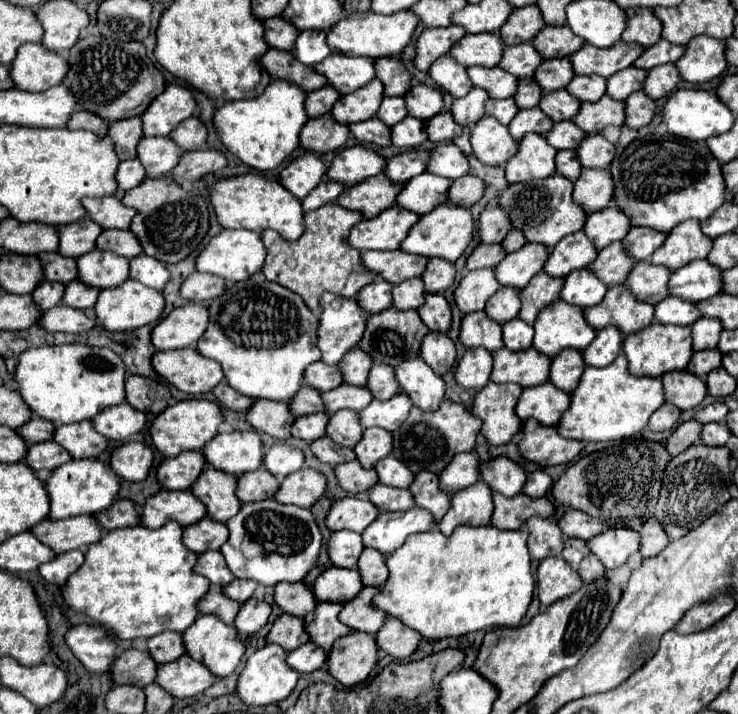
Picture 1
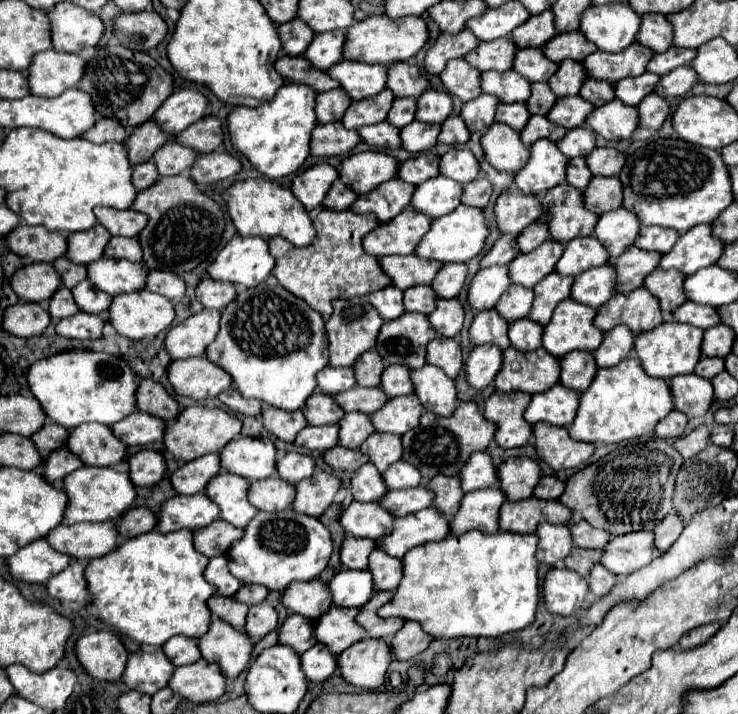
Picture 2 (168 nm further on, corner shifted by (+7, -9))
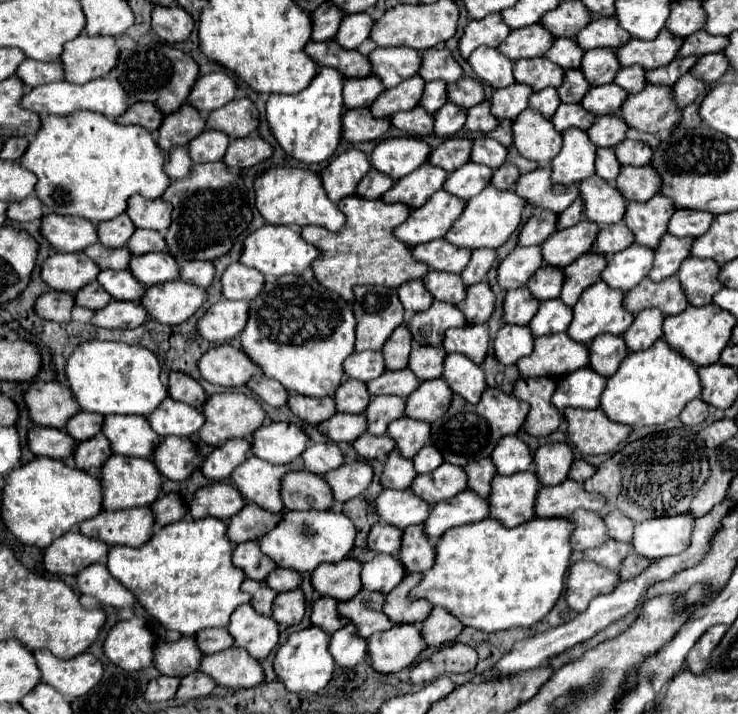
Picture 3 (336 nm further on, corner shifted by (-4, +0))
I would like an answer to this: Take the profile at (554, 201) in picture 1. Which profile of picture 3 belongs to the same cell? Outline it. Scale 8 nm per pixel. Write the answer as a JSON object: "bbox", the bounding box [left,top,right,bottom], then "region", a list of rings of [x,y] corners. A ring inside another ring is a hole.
{"bbox":[578,175,626,225],"region":[[[592,175],[580,181],[578,189],[580,199],[584,201],[584,219],[598,225],[622,221],[626,201],[620,197],[620,193],[616,193],[614,183],[608,183],[598,175]]]}

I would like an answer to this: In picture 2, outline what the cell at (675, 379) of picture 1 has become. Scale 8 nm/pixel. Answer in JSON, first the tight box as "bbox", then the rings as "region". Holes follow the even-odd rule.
{"bbox":[671,374,715,418],"region":[[[697,374],[675,376],[671,380],[671,392],[675,400],[675,410],[689,418],[701,418],[711,408],[715,394],[711,380],[699,378]]]}

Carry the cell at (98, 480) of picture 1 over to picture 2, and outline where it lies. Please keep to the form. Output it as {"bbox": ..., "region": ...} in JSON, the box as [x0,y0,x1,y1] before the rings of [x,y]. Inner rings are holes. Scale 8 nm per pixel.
{"bbox":[63,466,137,524],"region":[[[83,466],[71,472],[65,478],[65,492],[69,496],[69,506],[65,510],[63,524],[119,520],[121,514],[125,514],[125,510],[133,506],[137,496],[129,472],[117,472],[115,468],[95,468],[95,466]]]}

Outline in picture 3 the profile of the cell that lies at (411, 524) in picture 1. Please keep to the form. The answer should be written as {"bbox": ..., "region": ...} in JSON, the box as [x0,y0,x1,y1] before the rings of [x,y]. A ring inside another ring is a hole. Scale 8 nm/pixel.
{"bbox":[424,489,488,545],"region":[[[466,489],[448,501],[436,503],[430,509],[428,519],[424,521],[424,535],[434,545],[446,529],[476,523],[486,517],[488,517],[488,501],[476,497],[476,493]]]}

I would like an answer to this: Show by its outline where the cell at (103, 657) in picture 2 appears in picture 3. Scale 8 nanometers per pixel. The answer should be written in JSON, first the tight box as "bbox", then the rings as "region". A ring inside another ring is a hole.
{"bbox":[102,617,154,671],"region":[[[132,617],[110,629],[102,649],[110,663],[124,671],[138,671],[152,665],[152,645],[154,633],[148,629],[146,619]]]}

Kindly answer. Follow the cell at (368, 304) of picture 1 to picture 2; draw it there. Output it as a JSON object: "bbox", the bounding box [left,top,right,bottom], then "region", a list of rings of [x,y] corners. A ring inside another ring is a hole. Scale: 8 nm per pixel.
{"bbox":[369,286,405,320],"region":[[[387,286],[383,290],[369,294],[369,300],[377,308],[377,312],[381,314],[383,320],[393,320],[393,318],[405,314],[403,290],[397,290],[395,286]]]}

